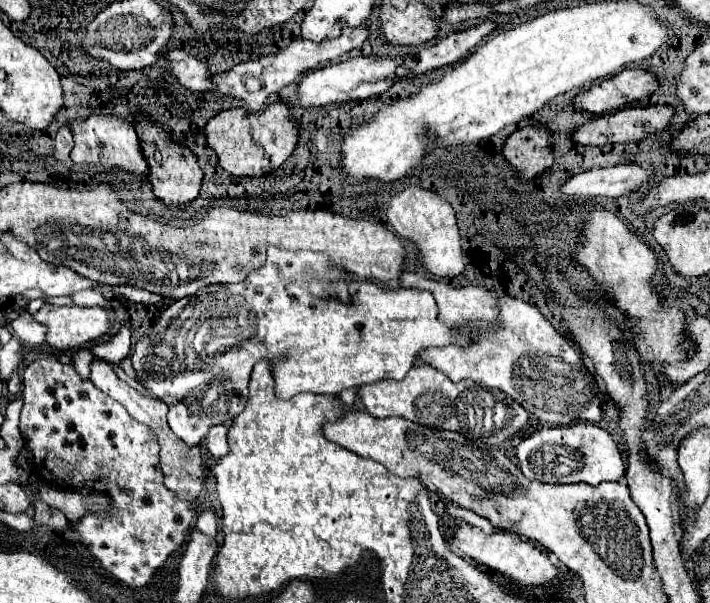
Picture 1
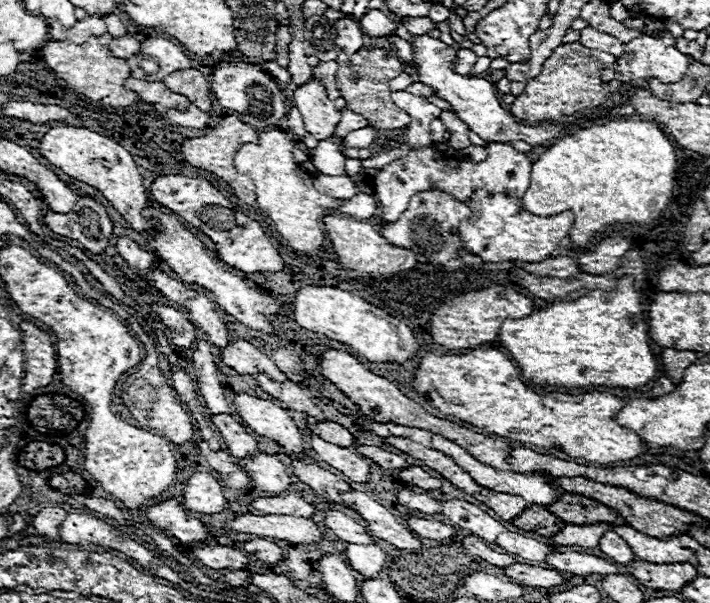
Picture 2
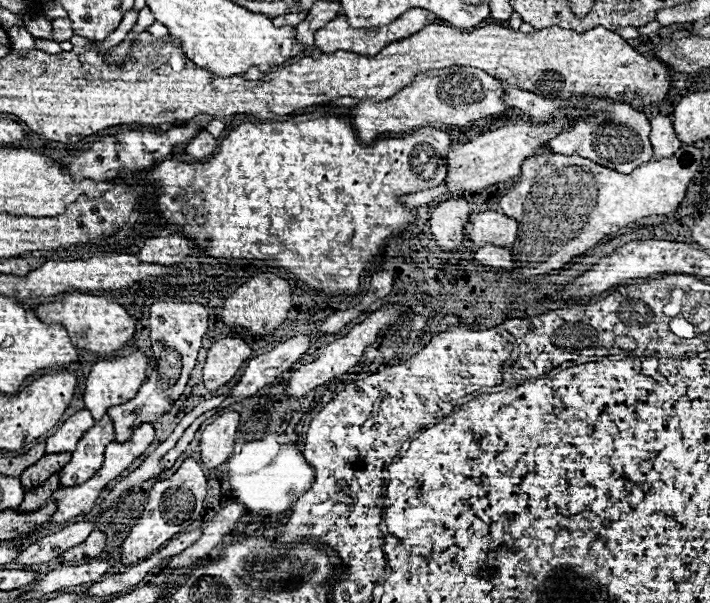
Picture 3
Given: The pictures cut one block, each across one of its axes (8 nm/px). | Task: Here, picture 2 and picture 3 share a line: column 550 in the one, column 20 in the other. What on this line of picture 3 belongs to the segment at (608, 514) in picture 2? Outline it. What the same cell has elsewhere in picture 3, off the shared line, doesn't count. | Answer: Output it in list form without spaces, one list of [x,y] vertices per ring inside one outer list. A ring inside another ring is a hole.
[[[58,474],[50,476],[42,486],[30,490],[30,492],[24,496],[22,504],[18,506],[18,512],[30,512],[30,510],[34,510],[34,508],[46,506],[48,498],[58,490],[58,486],[60,486],[60,482],[58,482]]]

